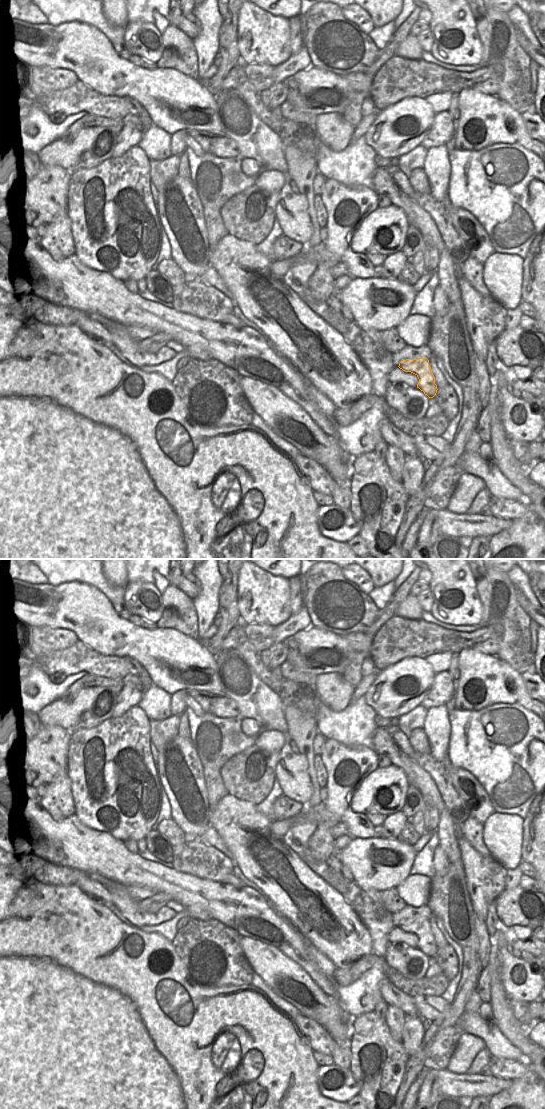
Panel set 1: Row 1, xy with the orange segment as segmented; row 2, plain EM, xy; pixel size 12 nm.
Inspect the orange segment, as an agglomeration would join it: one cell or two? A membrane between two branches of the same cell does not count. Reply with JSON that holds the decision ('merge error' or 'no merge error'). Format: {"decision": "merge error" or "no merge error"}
{"decision": "no merge error"}

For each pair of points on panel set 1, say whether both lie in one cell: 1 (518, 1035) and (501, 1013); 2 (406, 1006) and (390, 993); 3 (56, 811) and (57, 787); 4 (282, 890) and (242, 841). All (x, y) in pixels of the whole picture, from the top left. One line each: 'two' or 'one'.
1: one
2: one
3: one
4: one

